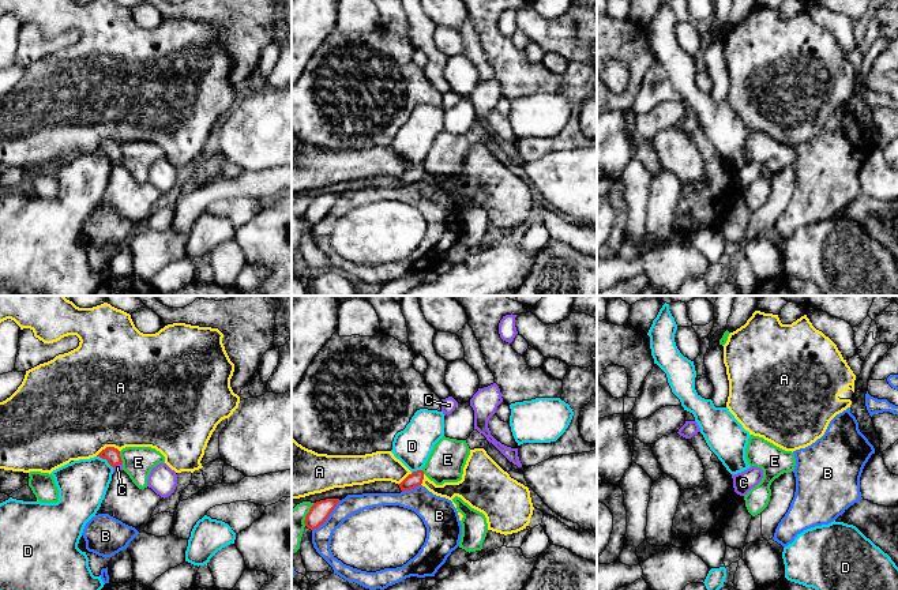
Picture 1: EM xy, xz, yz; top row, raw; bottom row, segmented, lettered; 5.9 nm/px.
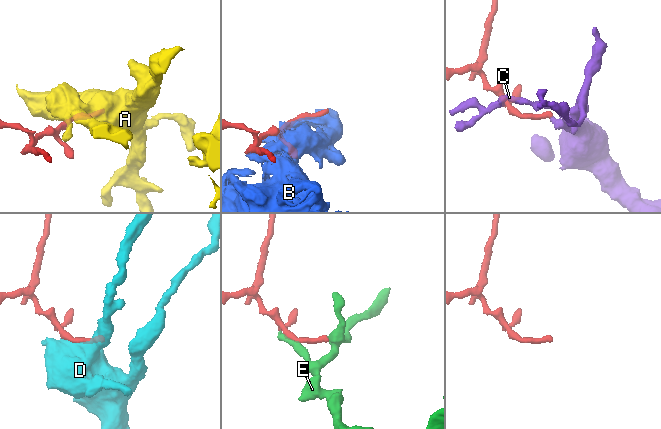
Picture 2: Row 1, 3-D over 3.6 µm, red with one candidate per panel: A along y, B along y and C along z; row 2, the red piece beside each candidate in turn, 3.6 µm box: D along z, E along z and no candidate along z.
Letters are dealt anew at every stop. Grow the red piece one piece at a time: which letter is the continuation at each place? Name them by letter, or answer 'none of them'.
C

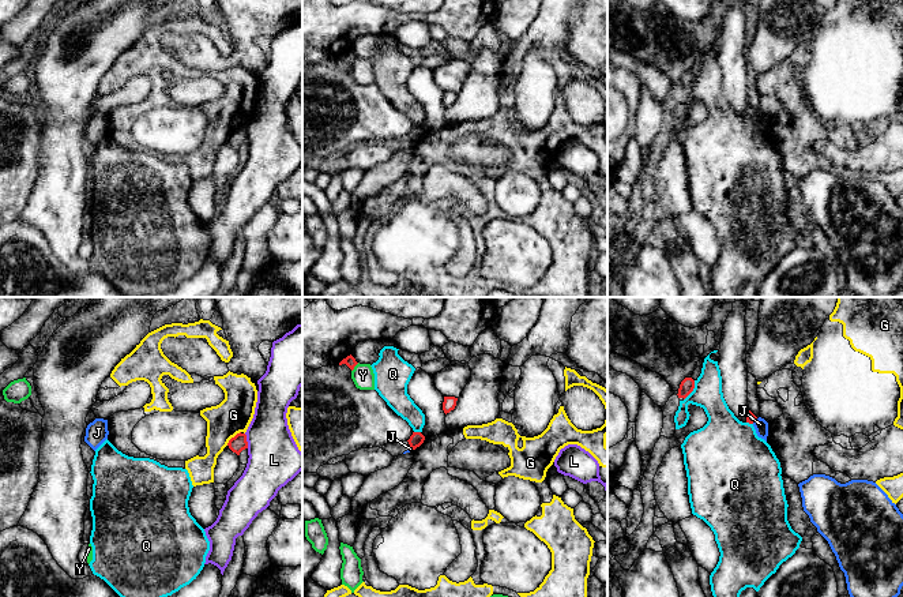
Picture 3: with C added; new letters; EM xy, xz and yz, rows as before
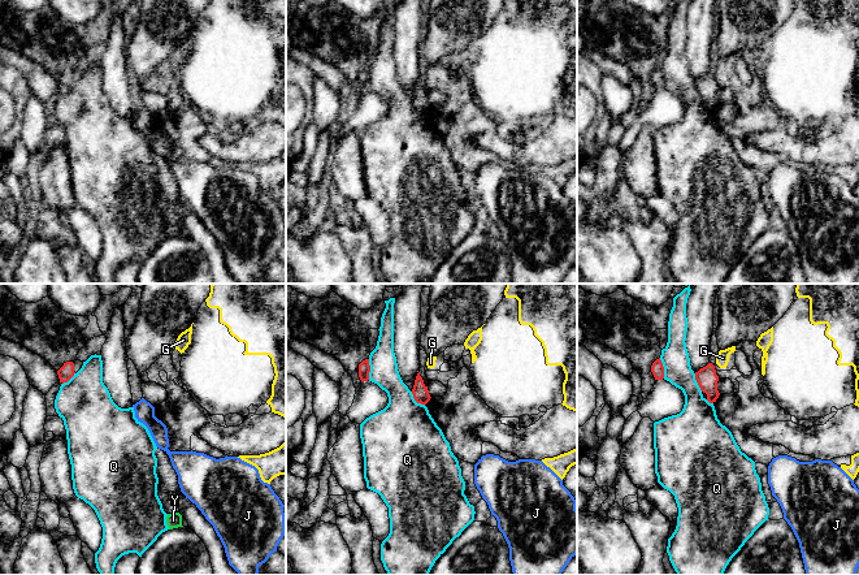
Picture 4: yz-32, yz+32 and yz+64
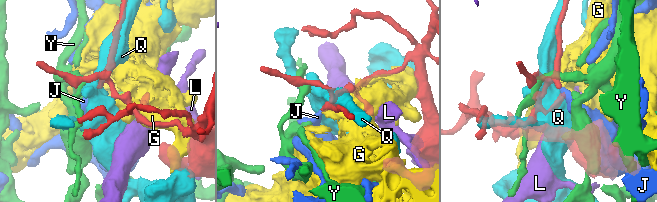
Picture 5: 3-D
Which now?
none of them

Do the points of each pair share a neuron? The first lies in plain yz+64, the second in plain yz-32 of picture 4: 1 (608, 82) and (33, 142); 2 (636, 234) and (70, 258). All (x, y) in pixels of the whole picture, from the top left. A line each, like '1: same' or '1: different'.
1: same
2: same

